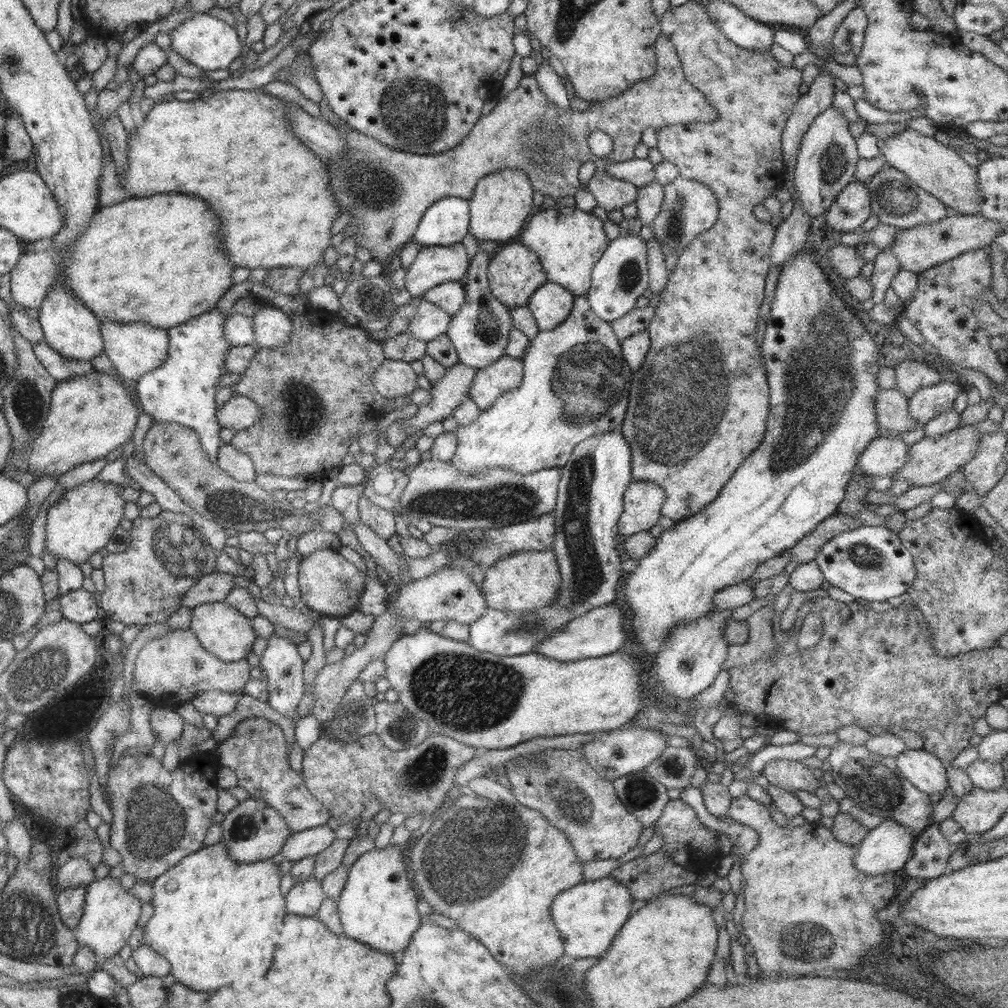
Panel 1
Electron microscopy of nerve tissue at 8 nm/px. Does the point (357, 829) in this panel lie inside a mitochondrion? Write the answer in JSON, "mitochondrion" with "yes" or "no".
{"mitochondrion":"no"}

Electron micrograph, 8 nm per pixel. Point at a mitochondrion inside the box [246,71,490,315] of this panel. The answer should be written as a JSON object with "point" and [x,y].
{"point":[415,115]}

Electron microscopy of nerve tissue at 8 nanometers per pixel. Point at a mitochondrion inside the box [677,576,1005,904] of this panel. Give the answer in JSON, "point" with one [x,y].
{"point":[880,788]}

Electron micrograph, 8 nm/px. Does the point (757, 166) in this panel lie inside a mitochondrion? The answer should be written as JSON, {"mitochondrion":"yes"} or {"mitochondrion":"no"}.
{"mitochondrion":"no"}

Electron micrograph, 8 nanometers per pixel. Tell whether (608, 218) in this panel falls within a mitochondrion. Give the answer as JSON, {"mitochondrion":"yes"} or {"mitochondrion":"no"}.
{"mitochondrion":"no"}

